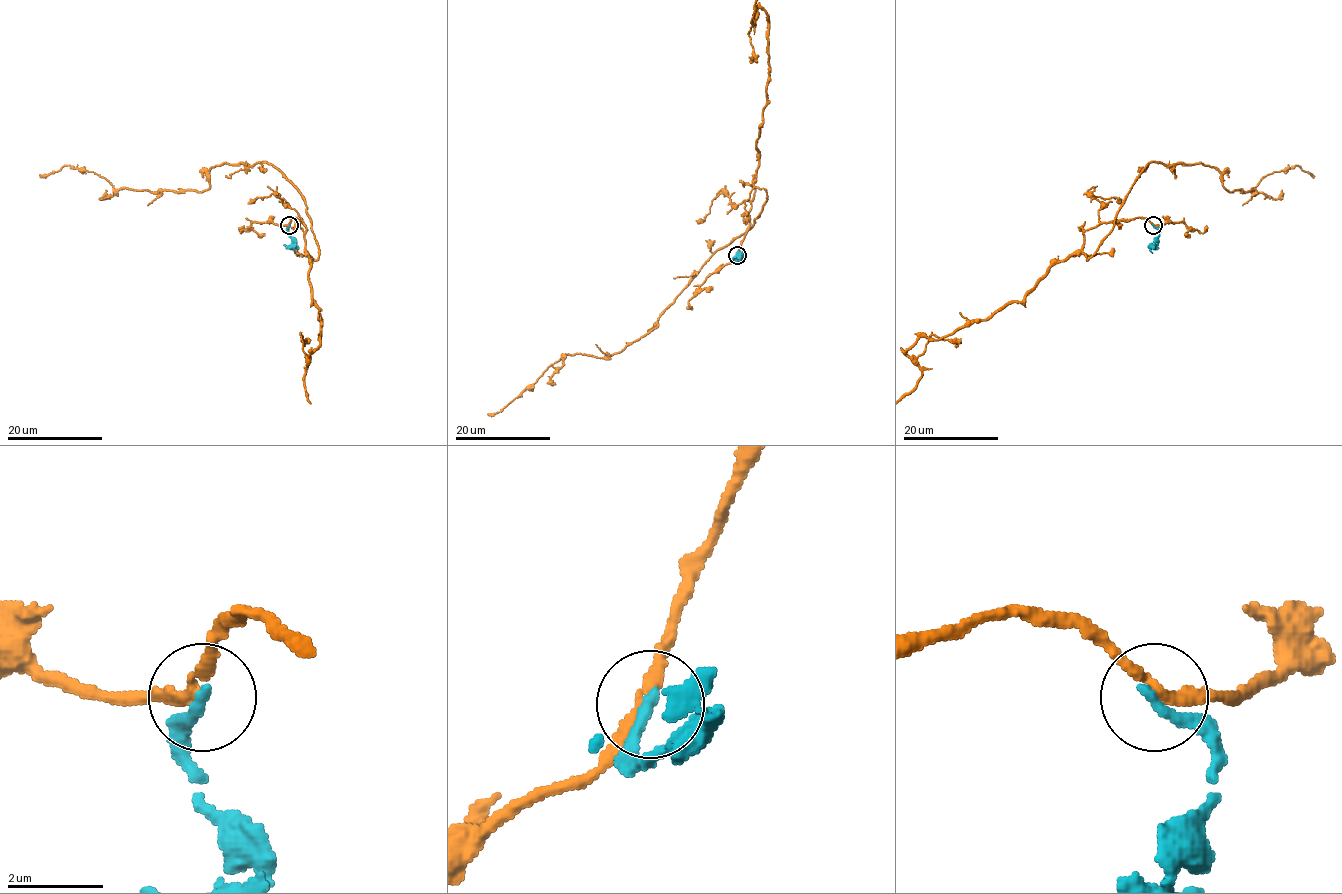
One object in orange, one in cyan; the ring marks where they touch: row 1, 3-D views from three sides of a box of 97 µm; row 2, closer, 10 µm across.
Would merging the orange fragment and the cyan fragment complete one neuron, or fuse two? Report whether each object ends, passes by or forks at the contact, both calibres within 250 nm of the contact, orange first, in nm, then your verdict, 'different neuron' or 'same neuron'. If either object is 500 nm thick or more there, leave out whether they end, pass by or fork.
orange passes by; cyan ends there; 240 nm thick on the orange side, 260 nm on the other; different neuron

